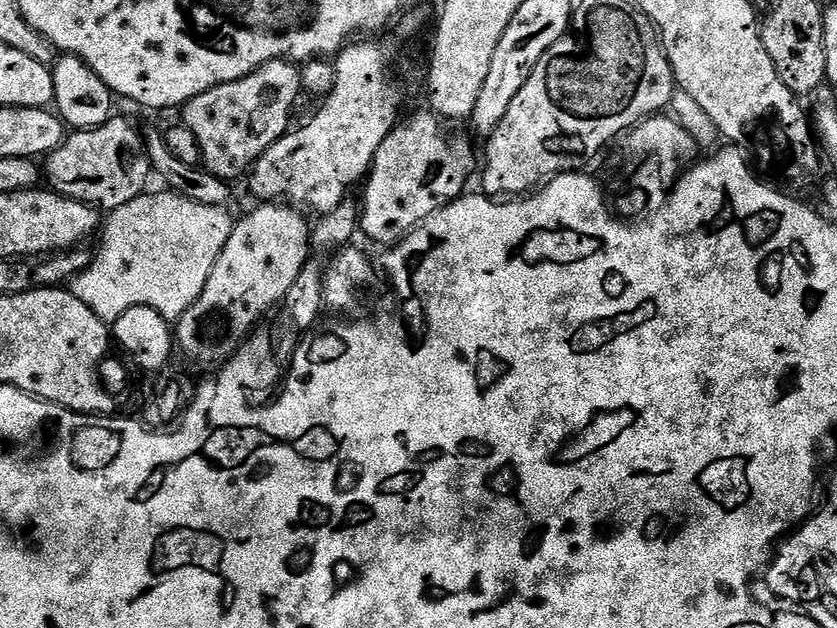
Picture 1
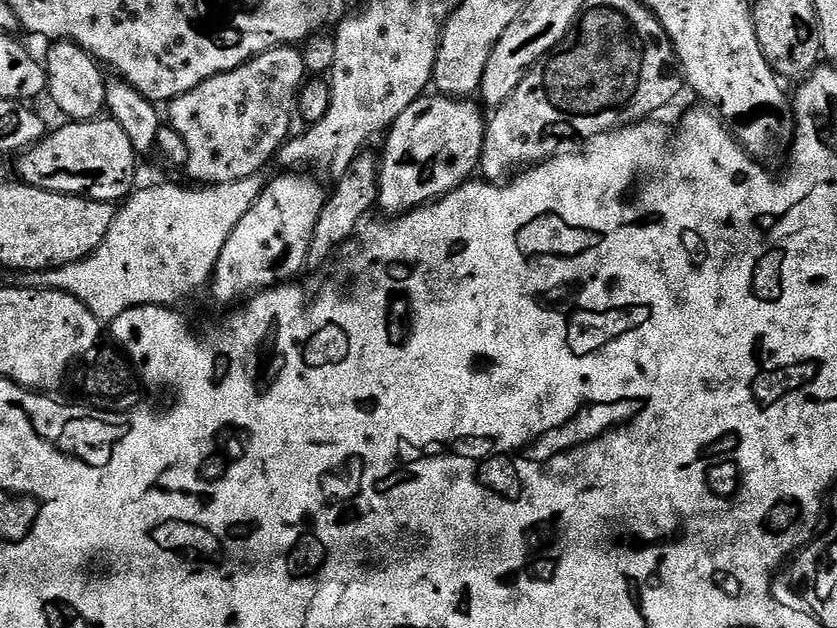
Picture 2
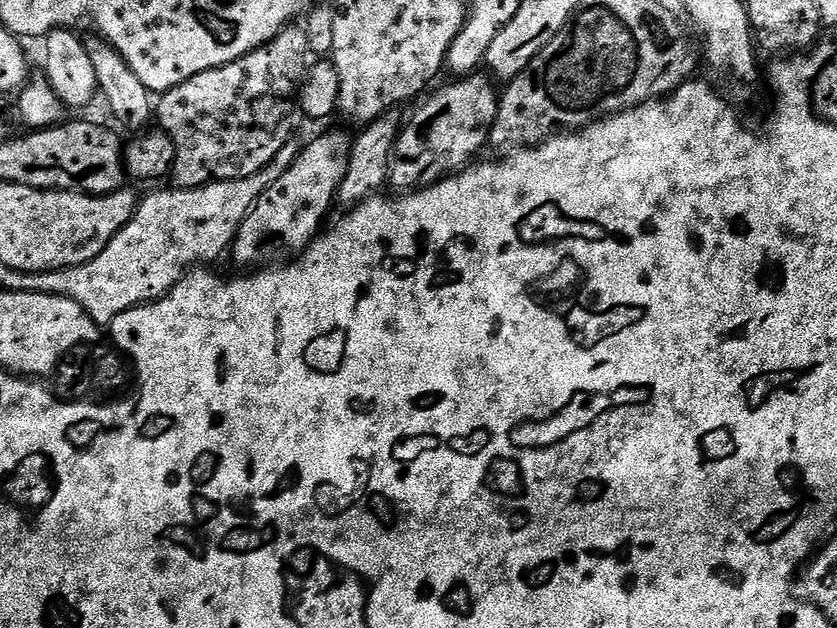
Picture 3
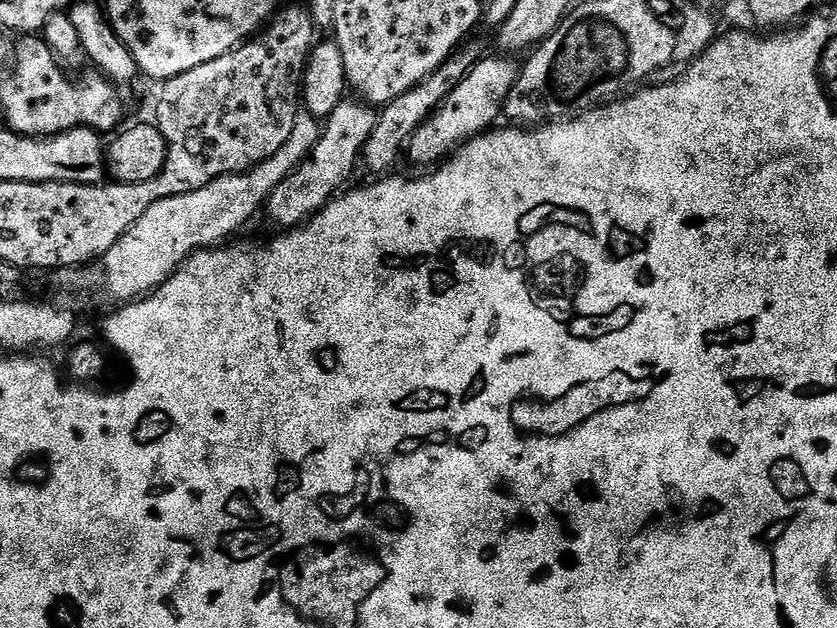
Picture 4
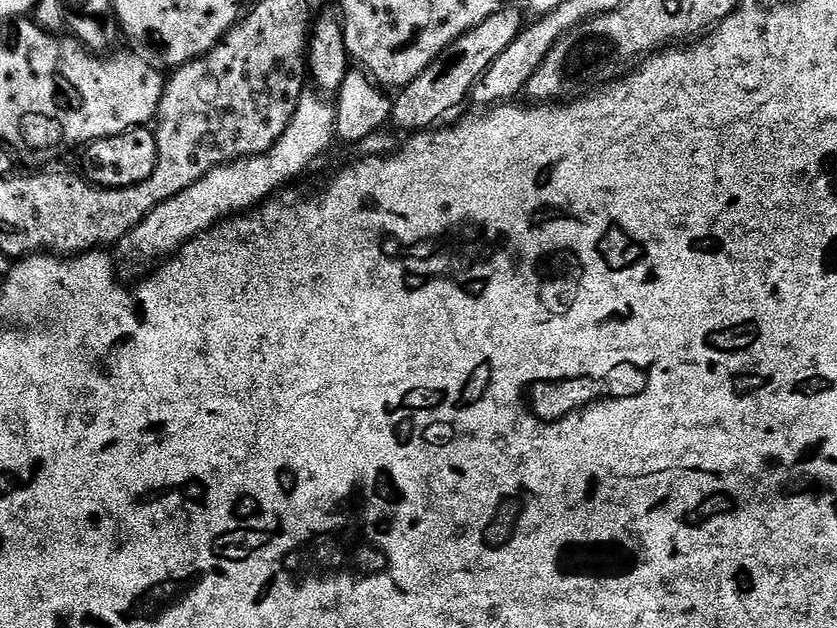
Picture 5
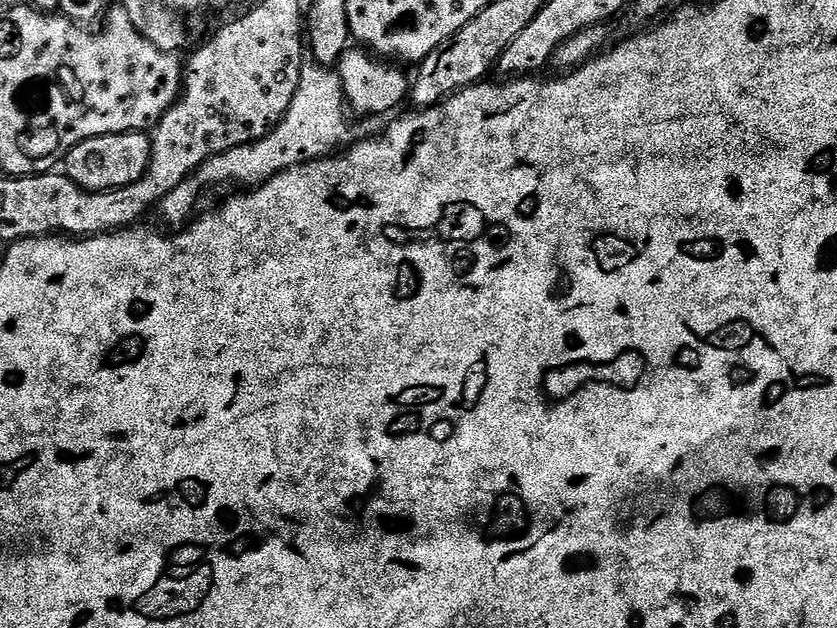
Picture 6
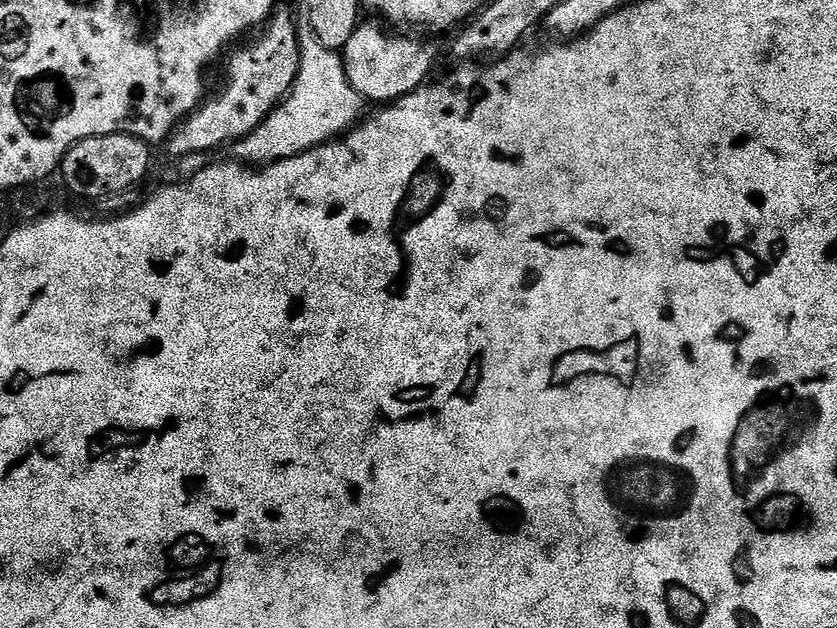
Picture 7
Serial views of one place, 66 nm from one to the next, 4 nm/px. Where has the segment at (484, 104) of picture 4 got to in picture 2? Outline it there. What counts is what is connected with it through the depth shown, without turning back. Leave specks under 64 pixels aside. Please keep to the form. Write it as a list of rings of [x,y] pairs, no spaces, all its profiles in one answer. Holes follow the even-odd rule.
[[[425,94],[398,114],[386,133],[384,156],[382,152],[379,157],[378,208],[384,211],[381,213],[385,217],[403,216],[413,208],[440,200],[477,175],[486,131],[486,112],[484,116],[483,111],[485,109],[472,98]]]

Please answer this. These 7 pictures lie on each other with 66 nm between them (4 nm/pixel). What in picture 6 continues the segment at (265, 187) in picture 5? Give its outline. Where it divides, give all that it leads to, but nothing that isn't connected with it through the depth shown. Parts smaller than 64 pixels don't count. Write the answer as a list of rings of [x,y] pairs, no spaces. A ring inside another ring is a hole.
[[[305,62],[302,66],[302,78],[298,78],[298,90],[294,90],[294,102],[290,102],[290,110],[286,110],[283,118],[262,139],[252,140],[234,150],[226,150],[226,154],[218,154],[214,158],[210,158],[182,183],[174,186],[174,190],[170,190],[170,194],[166,194],[166,198],[161,200],[158,205],[158,212],[161,212],[170,223],[176,224],[172,226],[180,226],[193,219],[194,213],[197,211],[197,209],[195,210],[196,203],[211,188],[220,188],[223,184],[240,184],[236,186],[244,190],[259,188],[270,178],[282,174],[282,170],[290,170],[299,164],[305,164],[311,160],[322,160],[326,156],[333,155],[341,146],[348,146],[353,143],[352,124],[348,121],[348,116],[350,117],[350,112],[346,107],[344,87],[340,81],[339,71],[323,64]]]

